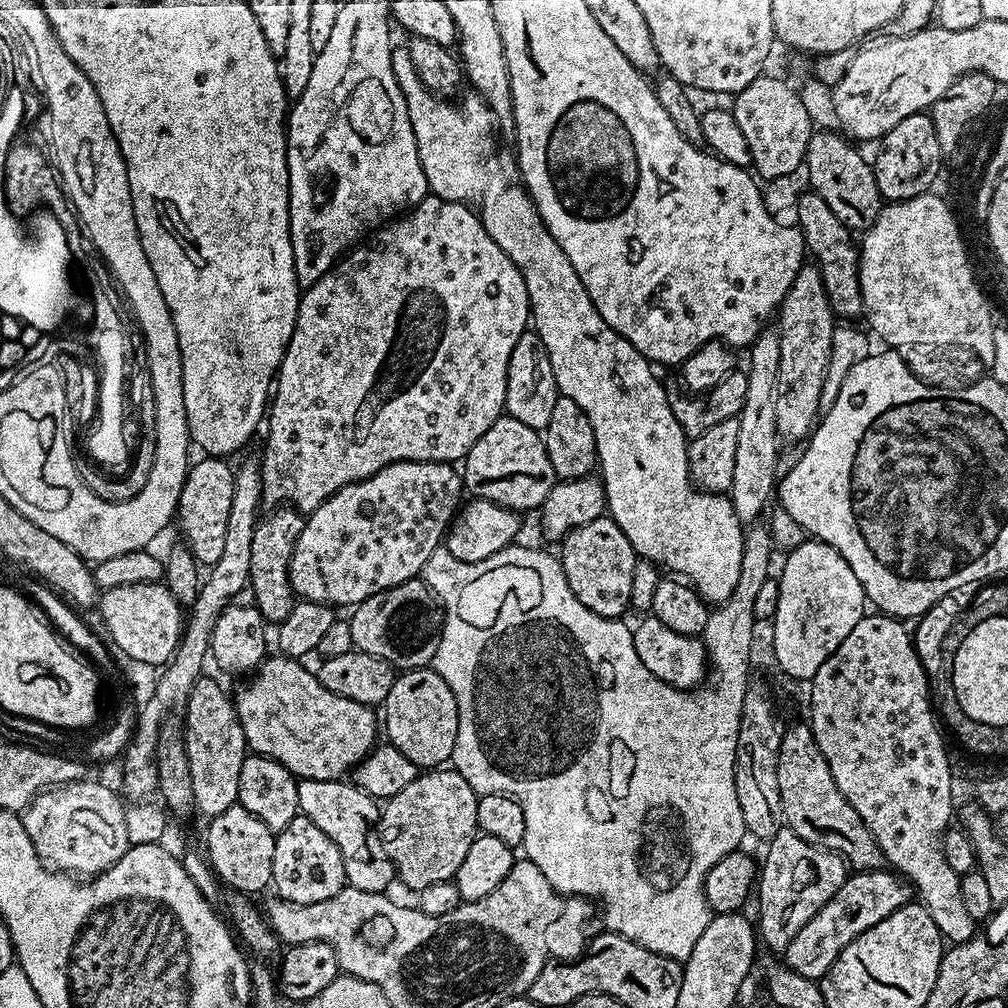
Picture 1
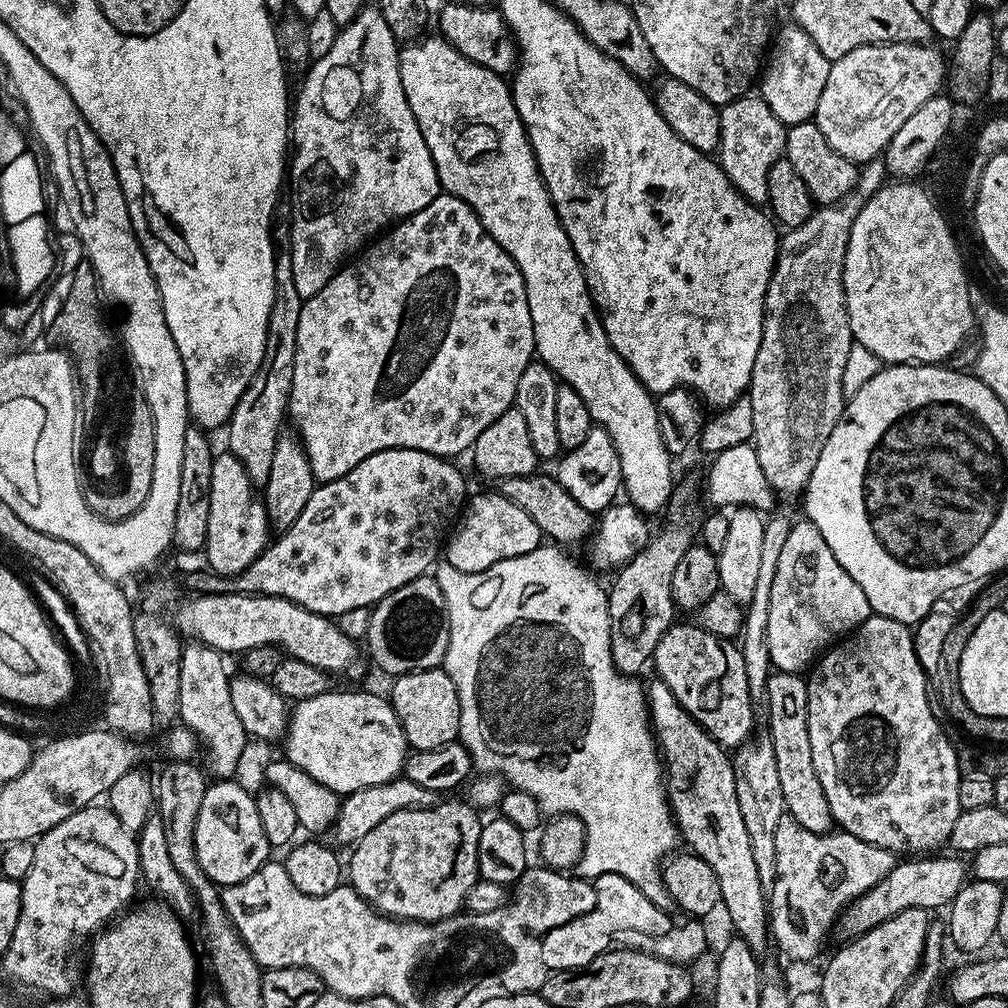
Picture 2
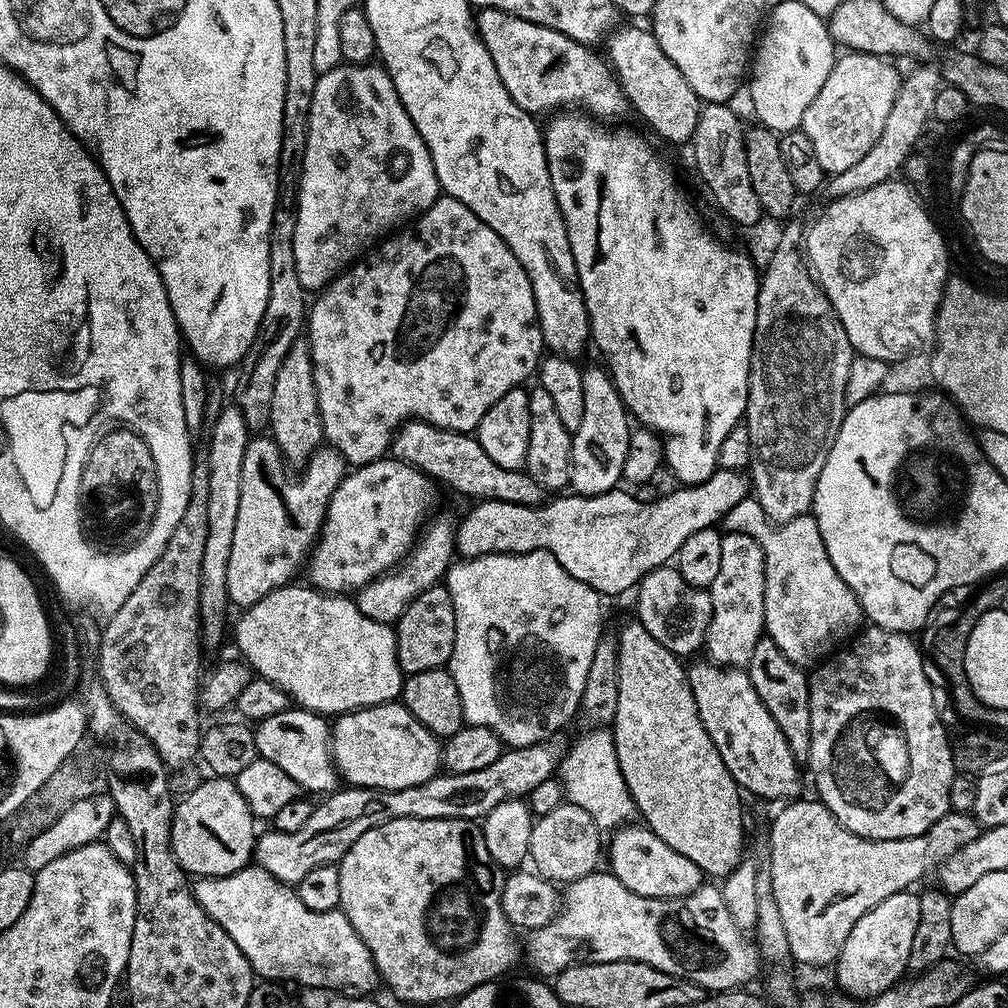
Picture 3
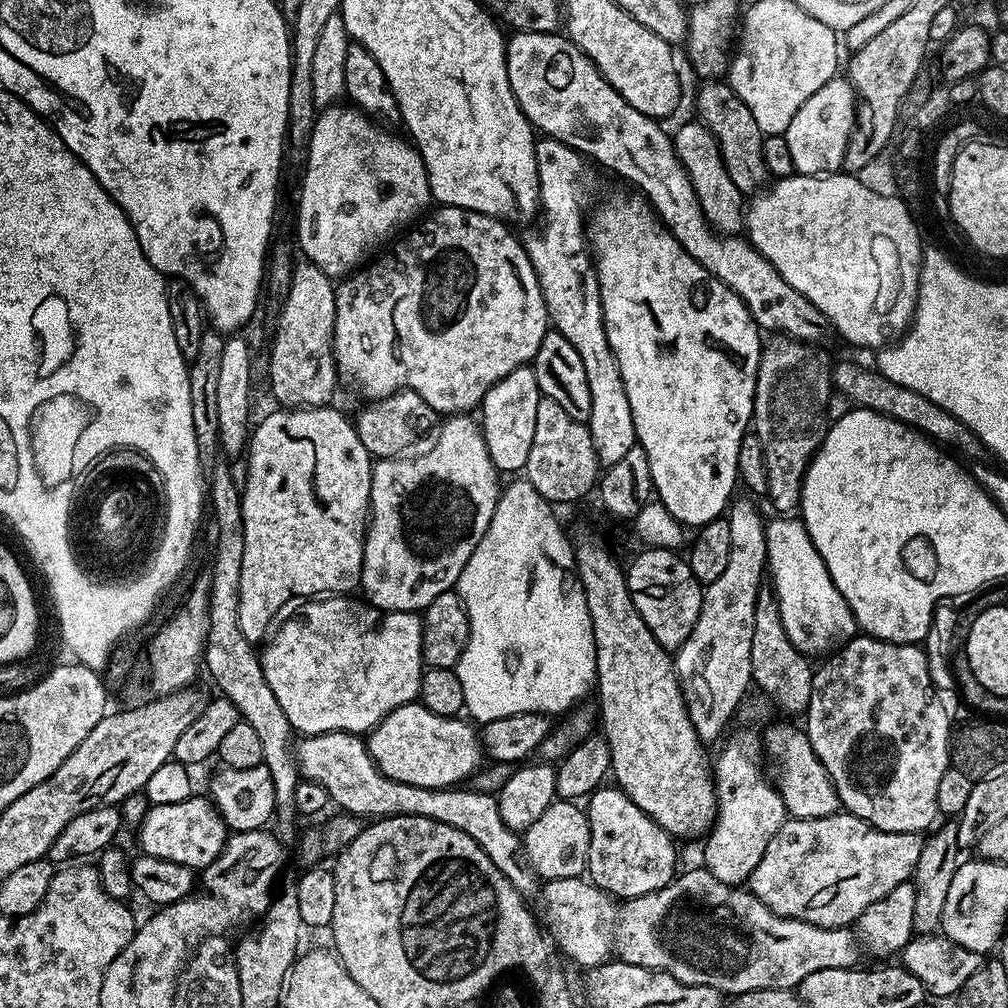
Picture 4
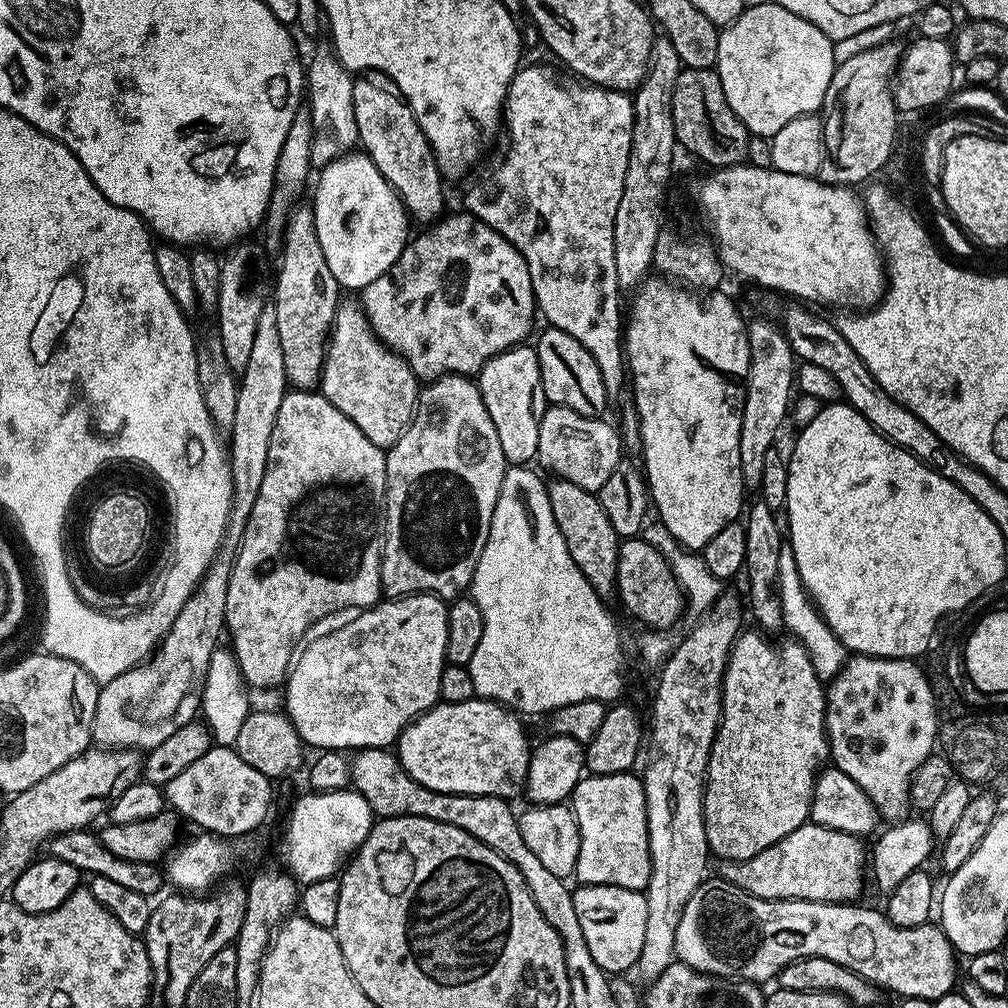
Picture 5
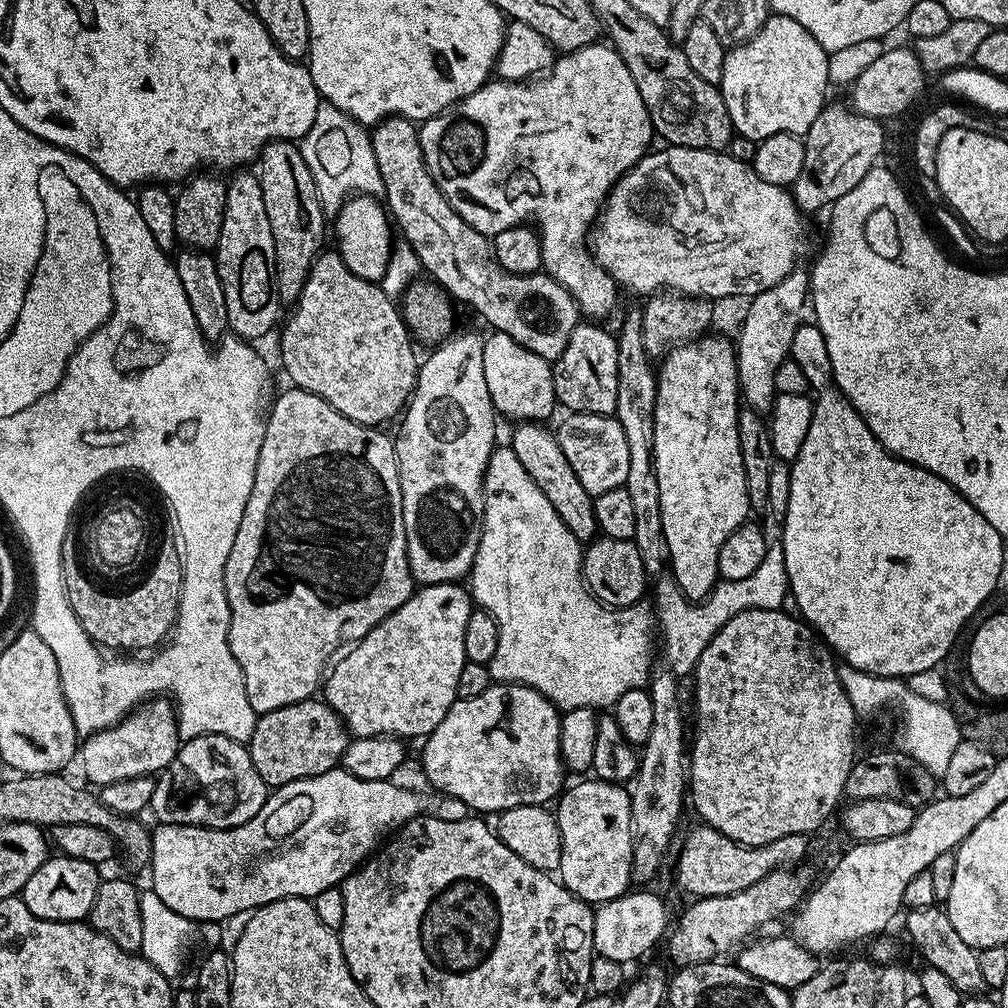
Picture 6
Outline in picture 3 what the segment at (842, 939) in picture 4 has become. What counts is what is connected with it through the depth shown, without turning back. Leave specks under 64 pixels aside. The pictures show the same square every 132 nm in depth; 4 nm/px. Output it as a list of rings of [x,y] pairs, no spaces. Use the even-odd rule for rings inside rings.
[[[597,870],[578,878],[563,889],[558,900],[558,911],[555,918],[546,926],[531,929],[527,933],[528,941],[523,941],[522,952],[528,955],[528,964],[535,975],[540,978],[555,978],[571,964],[590,964],[618,962],[619,960],[637,960],[639,964],[654,966],[671,976],[689,980],[709,993],[730,992],[759,977],[762,972],[762,961],[756,945],[746,937],[745,929],[734,926],[730,910],[722,898],[719,887],[701,886],[694,894],[667,900],[666,898],[646,898],[631,892],[618,882],[611,870]],[[604,871],[604,872],[603,872]],[[584,944],[592,948],[584,956]],[[761,968],[761,972],[760,972]],[[760,972],[760,973],[759,973]]]

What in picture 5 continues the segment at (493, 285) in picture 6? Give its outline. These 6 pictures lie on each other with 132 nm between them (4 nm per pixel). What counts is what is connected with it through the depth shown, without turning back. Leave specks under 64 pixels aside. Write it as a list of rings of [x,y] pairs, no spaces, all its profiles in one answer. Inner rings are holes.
[[[372,78],[353,79],[354,90],[354,122],[358,126],[359,147],[371,158],[374,166],[382,170],[382,178],[390,182],[390,186],[400,196],[404,209],[409,217],[420,226],[428,226],[445,215],[444,184],[436,164],[436,155],[432,153],[426,134],[422,134],[422,126],[414,118],[410,106],[403,96],[391,87],[383,88],[375,84]]]

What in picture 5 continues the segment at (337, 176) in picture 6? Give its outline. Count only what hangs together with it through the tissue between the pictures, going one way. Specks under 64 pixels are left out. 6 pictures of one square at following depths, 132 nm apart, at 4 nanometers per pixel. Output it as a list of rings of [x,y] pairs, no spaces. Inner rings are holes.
[[[331,51],[320,52],[312,61],[307,61],[306,100],[312,114],[313,165],[328,164],[357,147],[358,126],[354,122],[353,79],[353,73],[343,68]]]

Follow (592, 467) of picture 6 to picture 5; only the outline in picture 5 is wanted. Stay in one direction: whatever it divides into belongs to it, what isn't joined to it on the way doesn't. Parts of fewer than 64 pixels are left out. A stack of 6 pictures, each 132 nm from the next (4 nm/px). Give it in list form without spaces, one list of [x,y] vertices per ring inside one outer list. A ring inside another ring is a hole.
[[[557,404],[545,409],[540,412],[538,426],[536,460],[541,464],[539,467],[545,473],[552,472],[548,474],[553,477],[582,486],[582,490],[599,493],[600,488],[606,486],[606,478],[614,474],[622,459],[622,436],[617,425],[607,424],[604,418],[583,416]]]

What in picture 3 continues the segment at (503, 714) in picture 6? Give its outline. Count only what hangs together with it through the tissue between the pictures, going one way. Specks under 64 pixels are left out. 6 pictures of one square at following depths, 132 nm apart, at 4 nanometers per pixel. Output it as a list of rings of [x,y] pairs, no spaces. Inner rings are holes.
[[[389,702],[386,704],[376,704],[372,708],[359,708],[356,712],[345,712],[335,717],[334,723],[330,728],[330,743],[332,746],[332,761],[336,764],[336,771],[341,777],[344,776],[349,785],[357,788],[385,788],[386,790],[402,790],[406,786],[418,786],[422,782],[426,782],[430,777],[437,775],[442,768],[442,744],[441,741],[430,730],[426,730],[426,726],[422,726],[422,722],[418,722],[414,718],[414,714],[410,714],[410,710],[405,708],[403,703]]]

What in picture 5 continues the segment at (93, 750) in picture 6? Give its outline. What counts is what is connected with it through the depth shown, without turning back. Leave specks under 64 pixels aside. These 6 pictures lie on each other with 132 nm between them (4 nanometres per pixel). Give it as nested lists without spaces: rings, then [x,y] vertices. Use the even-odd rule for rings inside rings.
[[[266,306],[262,314],[258,314],[258,331],[254,334],[254,343],[250,350],[250,359],[246,361],[244,371],[239,373],[238,407],[234,410],[234,426],[230,433],[230,463],[232,466],[232,506],[228,529],[224,541],[220,543],[212,564],[206,570],[202,582],[196,587],[196,592],[182,606],[178,618],[174,618],[174,626],[166,633],[156,651],[135,668],[126,670],[126,674],[118,674],[118,678],[103,681],[98,694],[98,706],[94,710],[92,723],[92,738],[97,745],[105,748],[130,748],[147,750],[158,746],[158,742],[166,742],[170,734],[182,730],[182,726],[193,723],[202,708],[202,697],[208,683],[208,667],[212,655],[217,652],[218,645],[225,631],[226,590],[230,590],[230,574],[236,561],[236,552],[244,537],[248,519],[258,500],[258,490],[262,488],[262,478],[266,476],[266,458],[270,454],[270,434],[274,434],[274,422],[278,422],[278,410],[282,406],[282,398],[290,390],[286,378],[286,365],[282,359],[282,338],[278,334],[278,314],[275,307]]]

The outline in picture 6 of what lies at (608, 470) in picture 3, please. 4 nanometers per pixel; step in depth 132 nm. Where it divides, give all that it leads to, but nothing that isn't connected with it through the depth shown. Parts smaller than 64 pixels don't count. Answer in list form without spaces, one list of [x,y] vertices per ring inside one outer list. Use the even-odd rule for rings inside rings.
[[[597,42],[587,44],[573,52],[565,52],[553,59],[546,74],[537,75],[535,78],[523,80],[489,79],[474,94],[462,98],[457,104],[452,104],[446,110],[442,110],[437,116],[431,116],[429,120],[419,125],[420,129],[420,153],[424,155],[426,170],[430,170],[430,178],[442,190],[446,202],[466,221],[474,230],[485,234],[495,234],[502,230],[510,230],[527,225],[528,220],[536,219],[535,231],[540,237],[540,263],[543,271],[556,279],[576,300],[576,307],[589,321],[603,321],[603,316],[608,316],[616,308],[616,292],[618,285],[616,279],[596,261],[589,248],[590,229],[595,225],[601,207],[608,198],[608,191],[623,178],[632,167],[647,156],[653,147],[654,129],[652,119],[646,110],[646,102],[642,102],[642,94],[638,94],[638,86],[634,86],[634,78],[630,78],[630,70],[626,70],[626,62],[618,55],[615,48],[607,43]]]

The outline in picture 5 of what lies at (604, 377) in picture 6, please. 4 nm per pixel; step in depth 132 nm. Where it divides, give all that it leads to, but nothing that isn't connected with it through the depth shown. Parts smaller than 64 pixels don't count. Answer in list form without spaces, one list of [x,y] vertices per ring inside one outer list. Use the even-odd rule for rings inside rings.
[[[551,326],[545,329],[540,341],[534,344],[540,363],[540,392],[543,399],[545,396],[549,405],[557,404],[583,416],[603,417],[604,407],[610,403],[610,397],[606,386],[602,386],[602,374],[598,370],[598,362],[594,362],[594,354],[590,354],[582,342],[570,338],[566,330]]]

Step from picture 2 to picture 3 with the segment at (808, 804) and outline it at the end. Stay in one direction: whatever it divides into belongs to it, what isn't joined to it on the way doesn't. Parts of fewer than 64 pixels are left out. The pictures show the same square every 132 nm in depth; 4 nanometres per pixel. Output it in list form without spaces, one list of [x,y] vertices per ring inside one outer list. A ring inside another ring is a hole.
[[[765,634],[760,637],[758,646],[754,646],[746,671],[750,682],[754,682],[754,690],[758,690],[758,698],[762,698],[774,722],[778,722],[778,730],[782,730],[782,738],[786,738],[786,746],[790,746],[794,758],[797,762],[807,761],[810,754],[810,698],[805,669],[786,658]]]

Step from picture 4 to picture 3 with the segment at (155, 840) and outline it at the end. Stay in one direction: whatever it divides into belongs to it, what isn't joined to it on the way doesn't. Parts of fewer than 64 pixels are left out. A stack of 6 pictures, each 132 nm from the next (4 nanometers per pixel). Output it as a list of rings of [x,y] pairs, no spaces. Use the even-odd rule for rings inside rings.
[[[201,779],[195,789],[184,796],[185,800],[175,805],[172,810],[172,852],[184,871],[196,878],[210,876],[229,876],[238,870],[249,867],[256,851],[258,839],[257,817],[252,815],[248,803],[238,790],[235,779]]]

